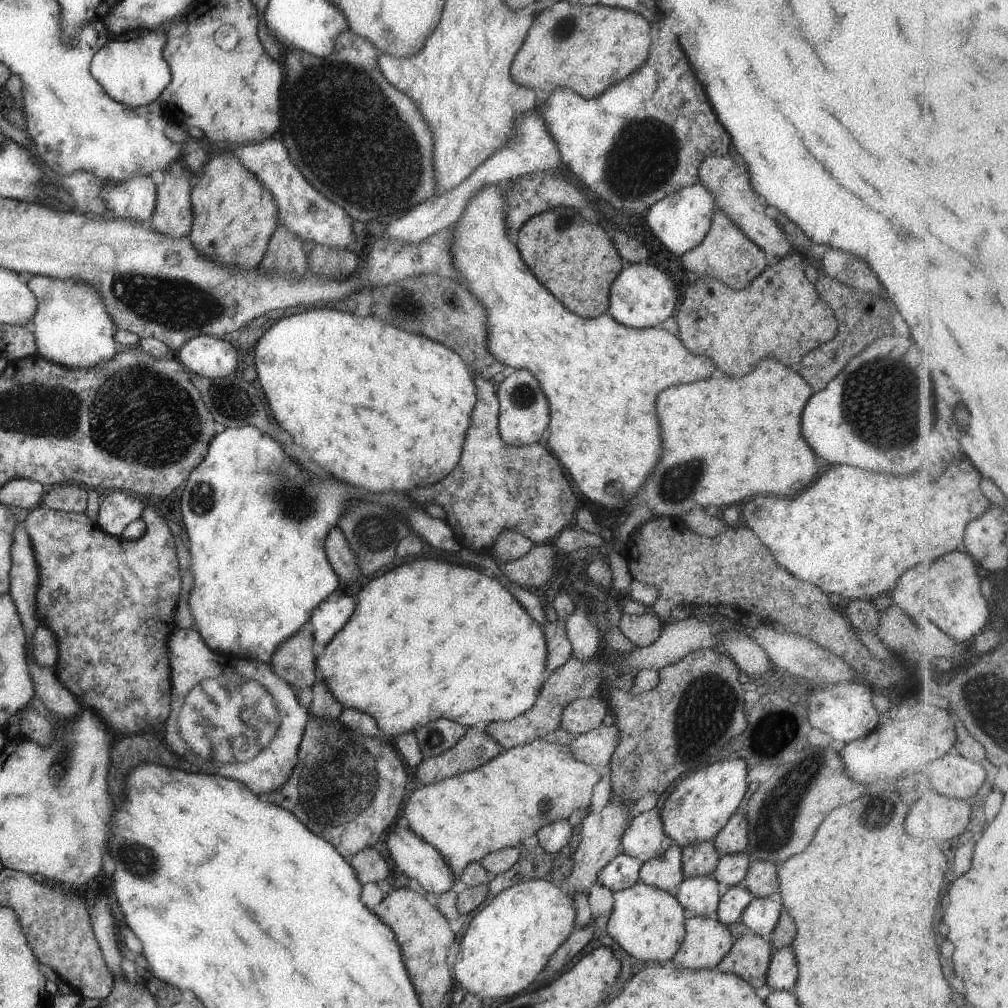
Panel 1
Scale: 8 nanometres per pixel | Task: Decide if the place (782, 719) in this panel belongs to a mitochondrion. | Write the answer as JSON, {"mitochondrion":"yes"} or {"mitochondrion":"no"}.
{"mitochondrion":"no"}

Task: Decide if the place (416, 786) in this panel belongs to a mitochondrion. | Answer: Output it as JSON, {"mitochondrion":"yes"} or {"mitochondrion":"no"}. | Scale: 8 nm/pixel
{"mitochondrion":"no"}

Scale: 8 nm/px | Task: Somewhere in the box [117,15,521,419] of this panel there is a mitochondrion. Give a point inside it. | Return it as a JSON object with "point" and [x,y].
{"point":[402,166]}

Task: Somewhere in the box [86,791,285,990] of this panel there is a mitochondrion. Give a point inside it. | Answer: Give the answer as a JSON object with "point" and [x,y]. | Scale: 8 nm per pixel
{"point":[127,853]}

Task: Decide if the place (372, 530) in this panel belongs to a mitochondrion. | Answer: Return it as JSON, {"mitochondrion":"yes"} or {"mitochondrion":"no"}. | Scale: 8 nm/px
{"mitochondrion":"yes"}

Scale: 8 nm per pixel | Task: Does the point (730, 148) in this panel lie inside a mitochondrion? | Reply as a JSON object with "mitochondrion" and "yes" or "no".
{"mitochondrion":"no"}

